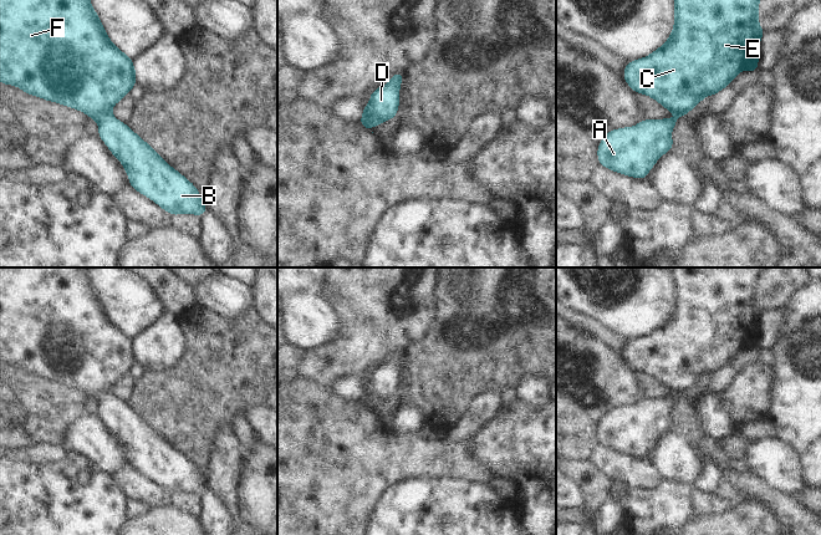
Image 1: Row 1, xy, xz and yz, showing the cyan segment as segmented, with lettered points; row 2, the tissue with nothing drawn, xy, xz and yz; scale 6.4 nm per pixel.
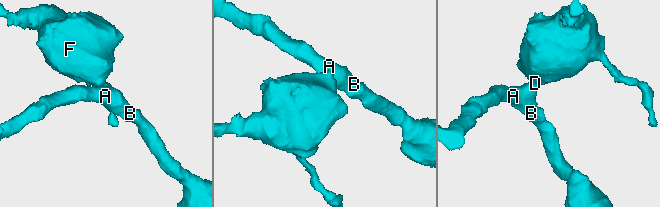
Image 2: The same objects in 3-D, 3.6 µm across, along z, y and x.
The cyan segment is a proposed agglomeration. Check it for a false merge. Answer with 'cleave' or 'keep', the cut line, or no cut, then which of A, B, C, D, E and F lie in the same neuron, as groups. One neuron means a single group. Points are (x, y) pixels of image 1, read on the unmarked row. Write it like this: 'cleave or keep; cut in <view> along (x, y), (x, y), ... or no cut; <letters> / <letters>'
keep; no cut; A B C D E F

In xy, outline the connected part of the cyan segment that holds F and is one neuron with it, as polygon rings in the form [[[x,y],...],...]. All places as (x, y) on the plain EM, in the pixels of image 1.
[[[0,268],[0,360],[4,365],[14,363],[26,373],[68,384],[95,398],[100,406],[98,416],[122,442],[131,467],[153,479],[172,495],[203,495],[209,489],[190,459],[112,393],[111,387],[131,371],[138,358],[133,338],[109,319],[85,268]]]

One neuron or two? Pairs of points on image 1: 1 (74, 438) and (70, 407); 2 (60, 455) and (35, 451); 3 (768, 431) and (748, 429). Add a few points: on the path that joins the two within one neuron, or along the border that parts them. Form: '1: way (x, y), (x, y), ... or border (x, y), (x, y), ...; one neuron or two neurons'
1: border (86, 413), (69, 429), (62, 442); two neurons
2: way (54, 453), (41, 453); one neuron
3: way (763, 431), (753, 431); one neuron

